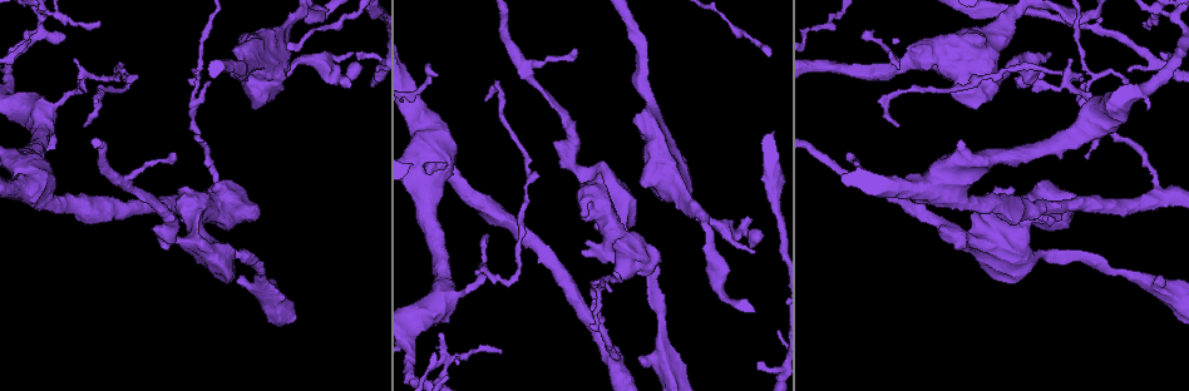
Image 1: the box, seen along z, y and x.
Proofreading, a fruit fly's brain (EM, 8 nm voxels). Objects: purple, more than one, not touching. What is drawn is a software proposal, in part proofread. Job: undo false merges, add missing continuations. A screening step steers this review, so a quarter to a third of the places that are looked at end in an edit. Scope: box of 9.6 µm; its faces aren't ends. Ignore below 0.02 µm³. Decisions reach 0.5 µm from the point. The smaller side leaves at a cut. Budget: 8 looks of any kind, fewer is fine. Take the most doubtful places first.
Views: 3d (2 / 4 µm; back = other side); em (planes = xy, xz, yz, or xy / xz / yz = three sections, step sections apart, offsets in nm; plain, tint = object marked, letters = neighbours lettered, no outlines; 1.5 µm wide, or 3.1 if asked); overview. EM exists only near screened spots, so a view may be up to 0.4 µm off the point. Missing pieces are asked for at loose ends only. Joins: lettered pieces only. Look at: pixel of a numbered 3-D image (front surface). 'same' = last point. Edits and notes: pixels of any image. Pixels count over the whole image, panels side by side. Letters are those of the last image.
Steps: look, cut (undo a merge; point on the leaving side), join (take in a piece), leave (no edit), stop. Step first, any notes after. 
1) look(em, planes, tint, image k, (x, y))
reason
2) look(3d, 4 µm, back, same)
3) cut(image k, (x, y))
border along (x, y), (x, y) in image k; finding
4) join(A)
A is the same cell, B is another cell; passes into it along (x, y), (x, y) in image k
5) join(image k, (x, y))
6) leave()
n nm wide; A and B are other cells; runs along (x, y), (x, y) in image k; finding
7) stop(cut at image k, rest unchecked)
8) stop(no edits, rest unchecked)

look(3d, 4 µm, image 1, (637, 359))
free end

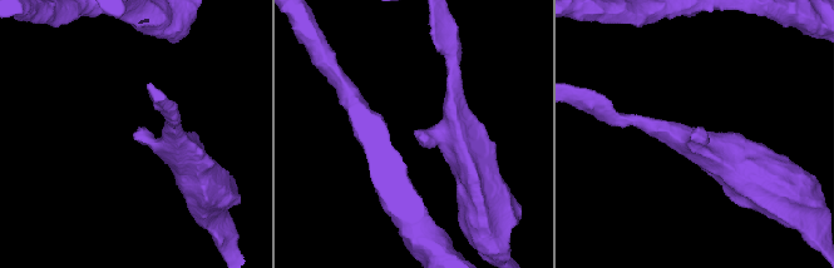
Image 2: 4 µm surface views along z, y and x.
look(em, xy, step 4, tint, image 2, (416, 132))

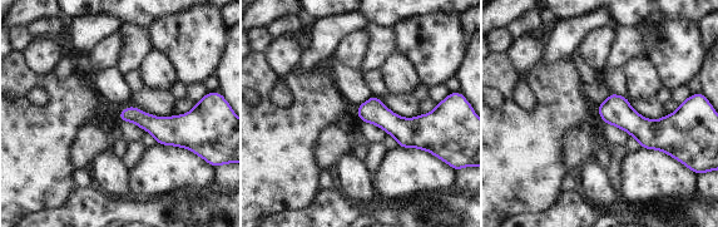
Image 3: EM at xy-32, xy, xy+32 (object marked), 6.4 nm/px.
look(em, planes, letters, same)
cut it another way

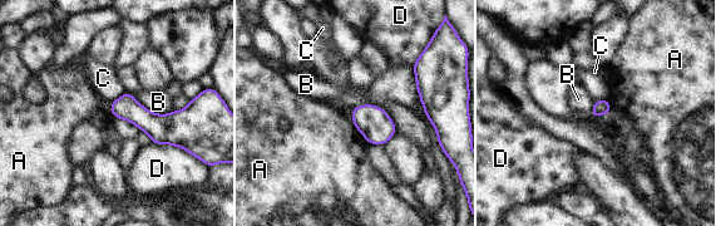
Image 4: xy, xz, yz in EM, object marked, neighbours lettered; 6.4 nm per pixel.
leave()
A, B, C and D are other cells; border along (350, 108), (376, 104), (398, 129) in image 4; no lettered piece goes on from it

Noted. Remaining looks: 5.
look(3d, 2 µm, image 1, (356, 55))
an open end

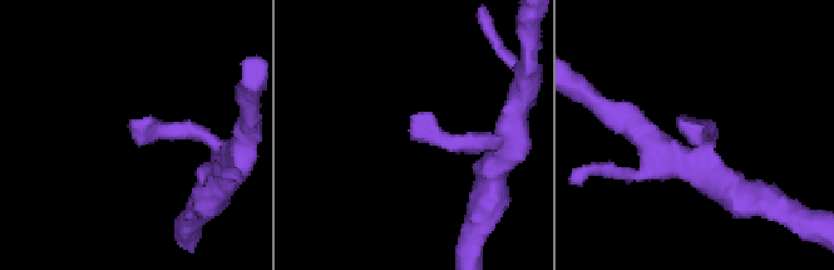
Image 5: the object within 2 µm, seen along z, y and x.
look(em, planes, letters, image 5, (129, 124))

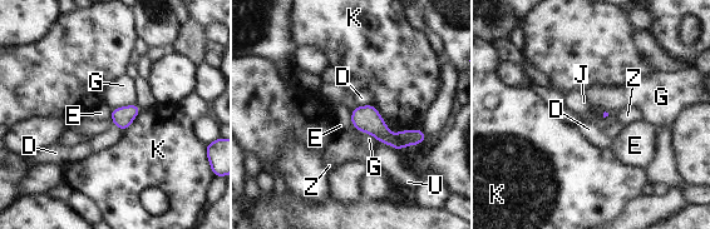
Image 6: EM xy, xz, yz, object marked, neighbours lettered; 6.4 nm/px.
join(image 6, (338, 95))
G touches over 220 nm; J is the same cell, D, E, G, K, U and Z are other cells; passes into it along (366, 119), (355, 108), (338, 95) in image 6; the neuron continues

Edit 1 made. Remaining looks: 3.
look(3d, 2 µm, image 1, (351, 84))

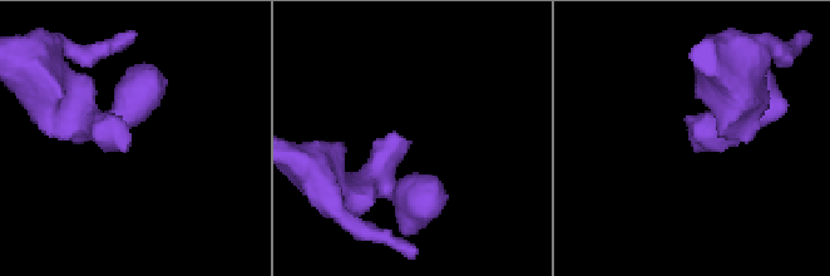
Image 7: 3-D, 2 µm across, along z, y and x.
look(em, yz, step 8, tint, image 7, (127, 144))

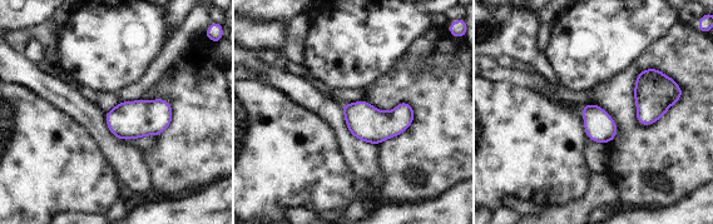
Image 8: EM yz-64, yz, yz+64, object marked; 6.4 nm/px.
look(em, planes, letters, same)

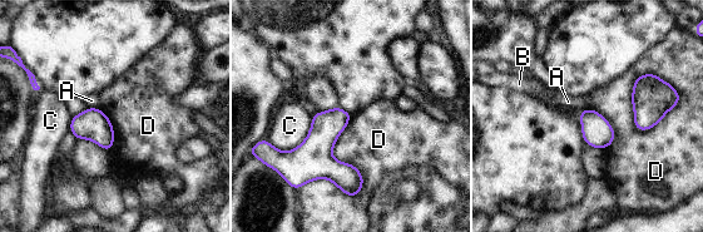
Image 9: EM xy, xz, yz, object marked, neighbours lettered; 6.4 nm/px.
leave()
A, B, C and D are other cells; no lettered piece goes on from it

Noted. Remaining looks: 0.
stop(join at image 6, rest unchecked)

